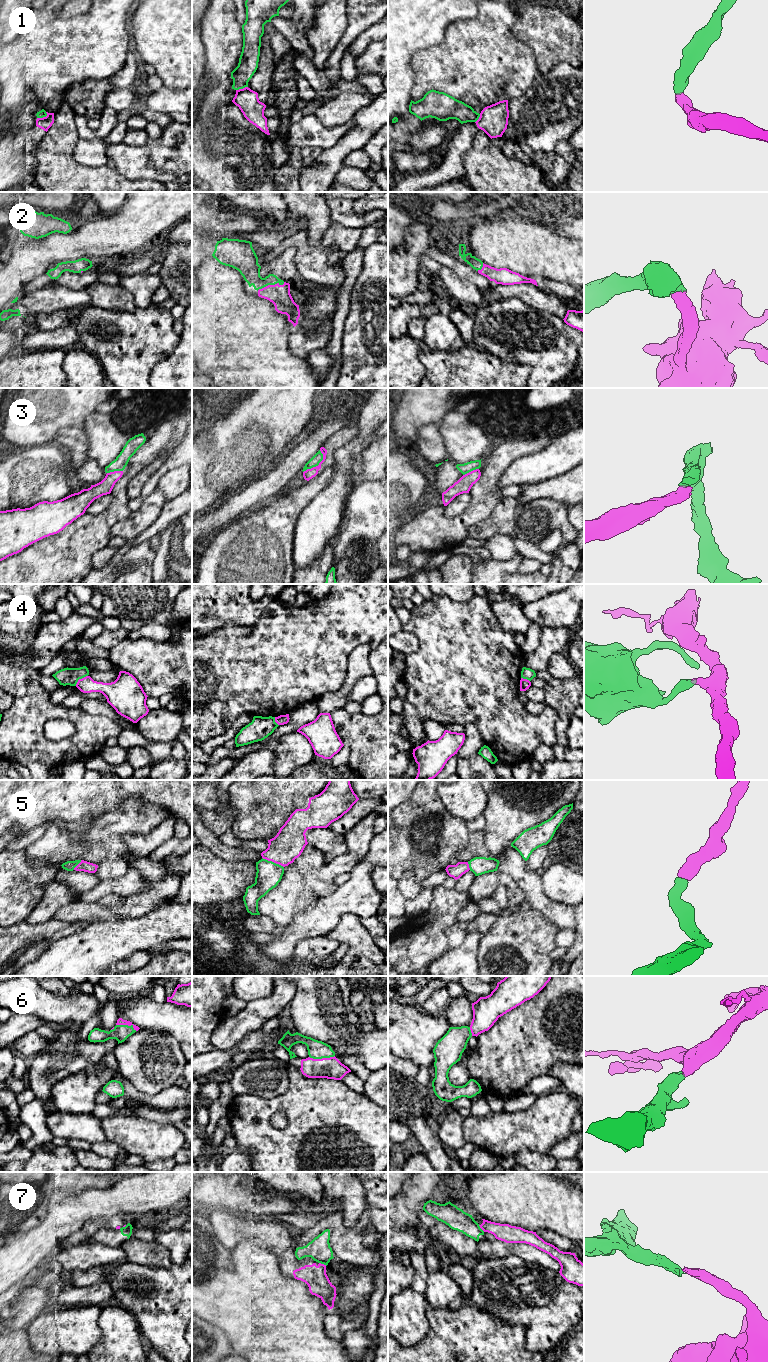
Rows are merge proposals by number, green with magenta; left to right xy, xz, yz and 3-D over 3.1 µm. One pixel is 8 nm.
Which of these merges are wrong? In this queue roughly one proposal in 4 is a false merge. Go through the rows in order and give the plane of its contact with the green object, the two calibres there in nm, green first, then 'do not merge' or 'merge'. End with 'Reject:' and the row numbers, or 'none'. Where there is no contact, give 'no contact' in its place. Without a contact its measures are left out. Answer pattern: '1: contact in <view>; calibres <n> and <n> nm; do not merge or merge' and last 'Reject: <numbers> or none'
1: contact in xy; calibres 60 and 100 nm; do not merge
2: contact in xz; calibres 180 and 170 nm; merge
3: contact in xz; calibres 80 and 80 nm; do not merge
4: contact in xy; calibres 140 and 130 nm; do not merge
5: contact in xz; calibres 200 and 240 nm; merge
6: contact in xz; calibres 140 and 180 nm; merge
7: contact in xz; calibres 180 and 180 nm; do not merge
Reject: 1, 3, 4, 7

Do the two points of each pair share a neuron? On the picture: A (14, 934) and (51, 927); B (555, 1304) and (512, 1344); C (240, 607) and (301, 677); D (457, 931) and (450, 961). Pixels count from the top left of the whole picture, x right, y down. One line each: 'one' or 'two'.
A: one
B: two
C: two
D: two

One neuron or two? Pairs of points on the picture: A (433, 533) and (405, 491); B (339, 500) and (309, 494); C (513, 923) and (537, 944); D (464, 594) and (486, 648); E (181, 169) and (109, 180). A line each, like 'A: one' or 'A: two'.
A: two
B: two
C: one
D: two
E: two

